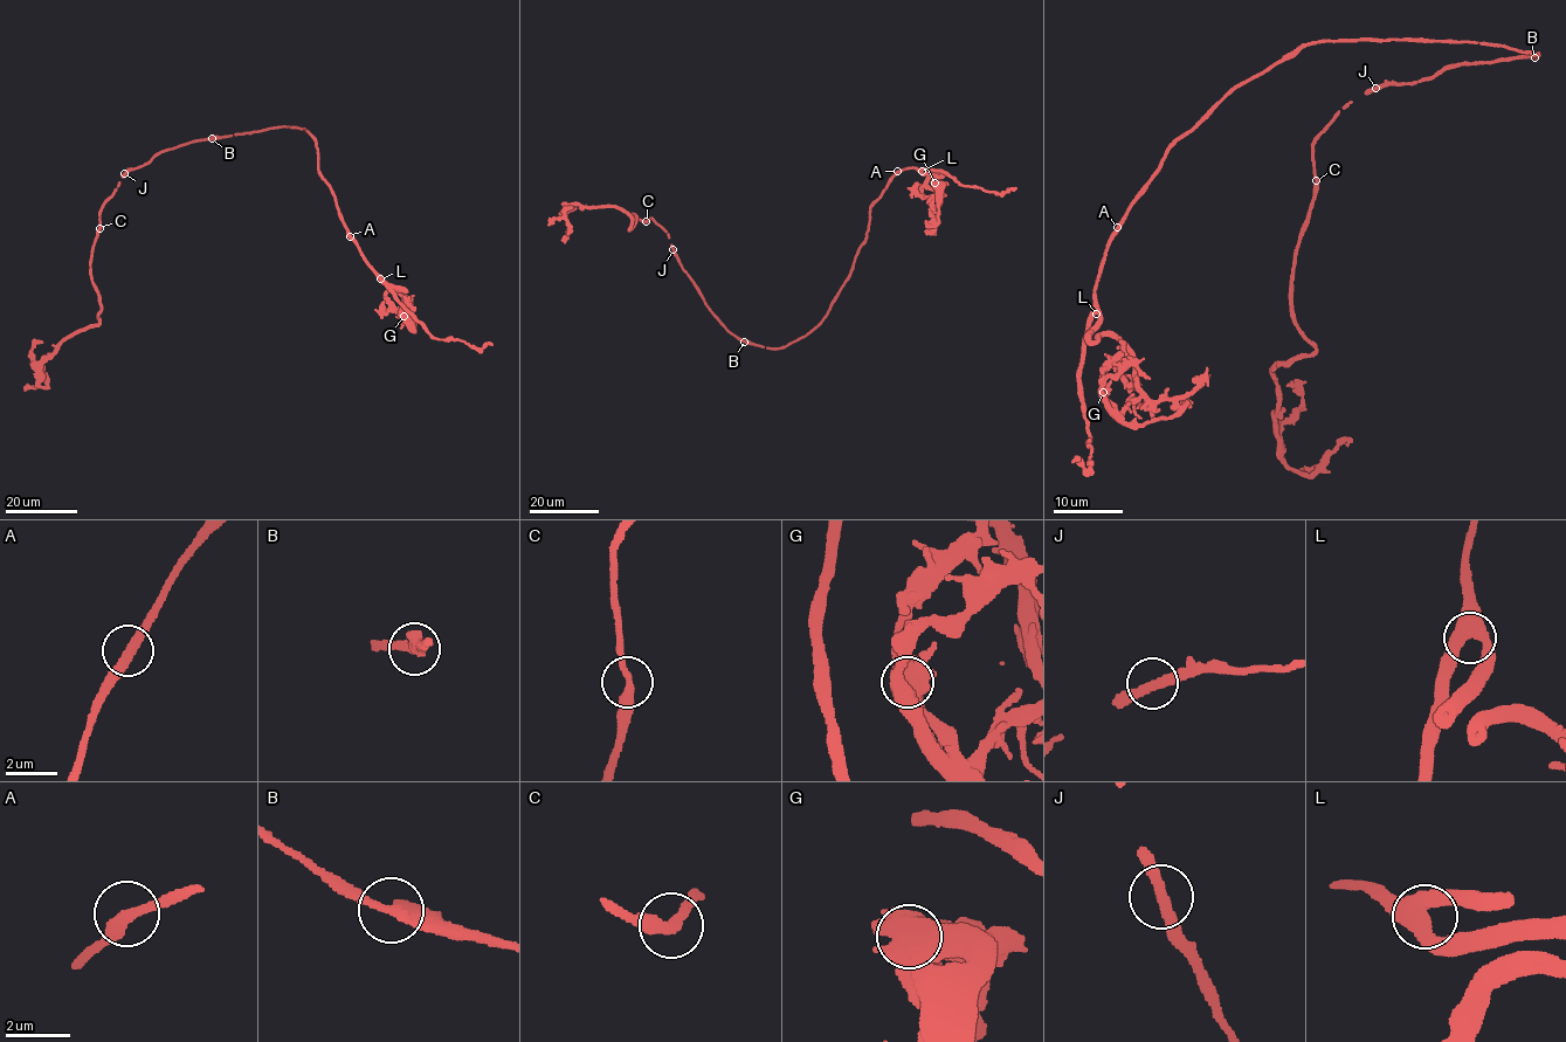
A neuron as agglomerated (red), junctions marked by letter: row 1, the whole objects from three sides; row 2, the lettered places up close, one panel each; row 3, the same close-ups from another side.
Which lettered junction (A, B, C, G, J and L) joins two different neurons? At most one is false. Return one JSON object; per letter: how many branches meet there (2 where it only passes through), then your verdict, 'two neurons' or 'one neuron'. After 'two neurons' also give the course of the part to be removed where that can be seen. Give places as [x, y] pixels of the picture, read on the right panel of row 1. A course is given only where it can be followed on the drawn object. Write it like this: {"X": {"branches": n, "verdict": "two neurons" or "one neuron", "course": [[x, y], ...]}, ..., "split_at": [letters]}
{"A": {"branches": 2, "verdict": "one neuron"}, "B": {"branches": 2, "verdict": "one neuron"}, "C": {"branches": 2, "verdict": "one neuron"}, "G": {"branches": 3, "verdict": "two neurons", "course": [[1103, 392], [1103, 398], [1125, 423], [1173, 418], [1185, 402], [1180, 400]]}, "J": {"branches": 2, "verdict": "one neuron"}, "L": {"branches": 3, "verdict": "one neuron"}, "split_at": ["G"]}

